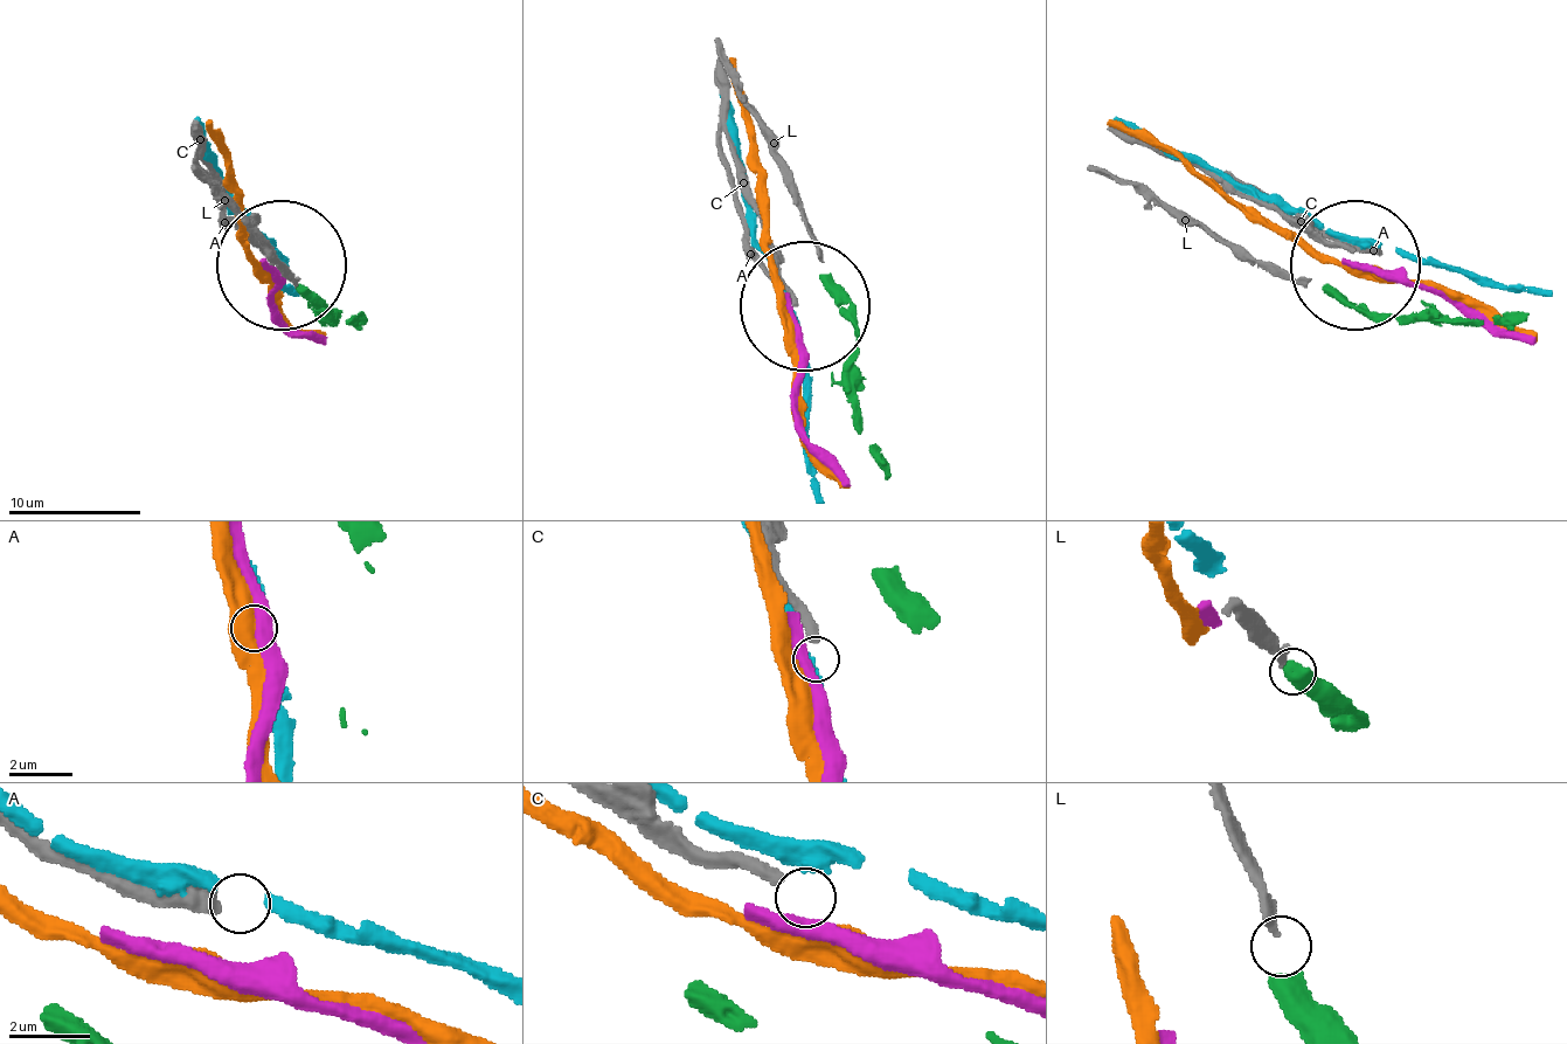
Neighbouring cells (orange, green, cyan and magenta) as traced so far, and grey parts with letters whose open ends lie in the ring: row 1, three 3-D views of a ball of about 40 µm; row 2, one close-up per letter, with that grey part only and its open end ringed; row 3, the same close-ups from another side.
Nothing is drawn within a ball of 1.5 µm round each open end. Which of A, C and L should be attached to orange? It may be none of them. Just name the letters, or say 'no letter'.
no letter

